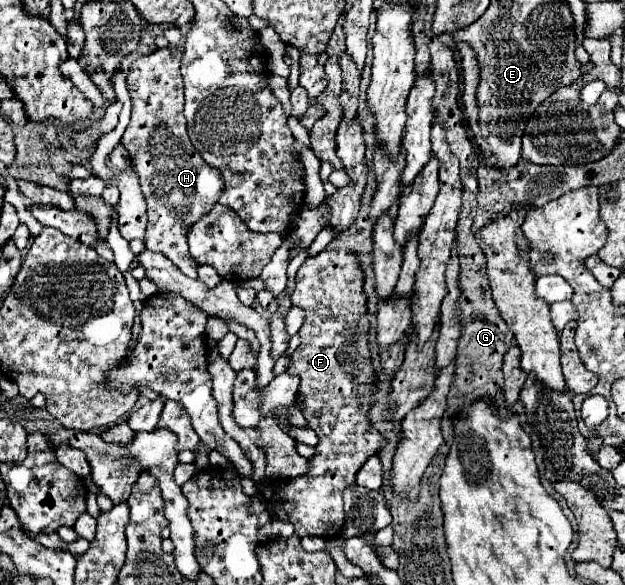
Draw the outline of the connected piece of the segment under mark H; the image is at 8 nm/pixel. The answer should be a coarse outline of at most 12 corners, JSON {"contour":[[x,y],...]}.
{"contour":[[179,49],[133,61],[121,137],[147,249],[197,279],[187,233],[225,183],[189,141]]}

